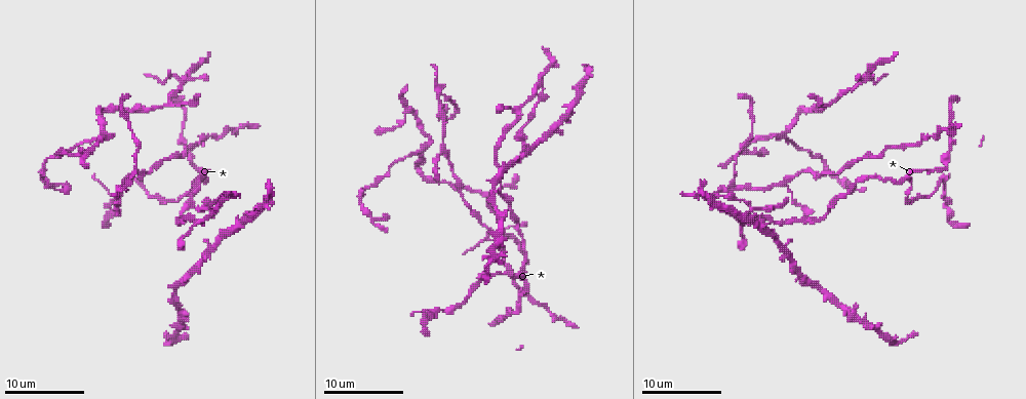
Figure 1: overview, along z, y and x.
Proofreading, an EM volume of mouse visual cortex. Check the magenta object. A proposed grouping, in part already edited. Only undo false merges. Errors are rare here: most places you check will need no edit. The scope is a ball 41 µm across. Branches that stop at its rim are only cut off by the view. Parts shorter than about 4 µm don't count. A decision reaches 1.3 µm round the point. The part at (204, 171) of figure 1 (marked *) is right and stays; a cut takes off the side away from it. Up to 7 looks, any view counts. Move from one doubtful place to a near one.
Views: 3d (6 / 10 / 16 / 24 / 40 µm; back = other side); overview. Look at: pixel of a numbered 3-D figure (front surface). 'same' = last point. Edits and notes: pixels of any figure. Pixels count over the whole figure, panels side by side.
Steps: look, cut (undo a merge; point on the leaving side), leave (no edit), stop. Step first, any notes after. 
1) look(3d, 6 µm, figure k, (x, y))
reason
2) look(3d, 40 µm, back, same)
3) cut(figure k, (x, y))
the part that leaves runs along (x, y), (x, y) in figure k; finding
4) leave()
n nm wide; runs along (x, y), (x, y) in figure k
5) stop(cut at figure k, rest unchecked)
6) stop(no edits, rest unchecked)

look(3d, 10 µm, figure 1, (864, 79))
four or more arms meet

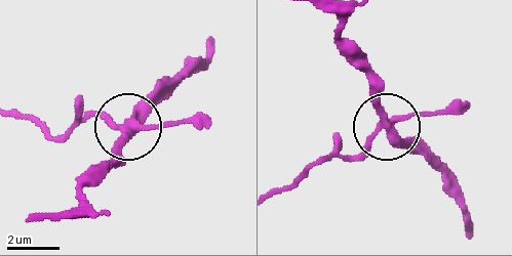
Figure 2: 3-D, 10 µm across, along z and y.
leave()
continuous, no second neuron

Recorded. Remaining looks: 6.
look(3d, 10 µm, figure 1, (143, 183))
thick turns thin

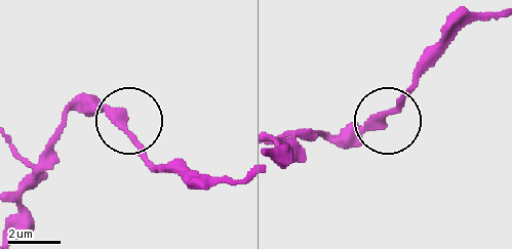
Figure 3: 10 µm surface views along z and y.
leave()
runs along (239, 181), (220, 183), (158, 168), (127, 126), (76, 99) in figure 3; one neuron here

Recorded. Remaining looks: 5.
look(3d, 16 µm, figure 1, (420, 151))
arms part here

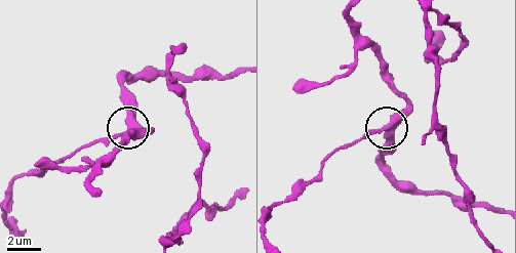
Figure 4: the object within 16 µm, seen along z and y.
leave()
3 arms; all the same neuron

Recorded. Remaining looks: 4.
look(3d, 16 µm, figure 1, (786, 185))
three-way junction

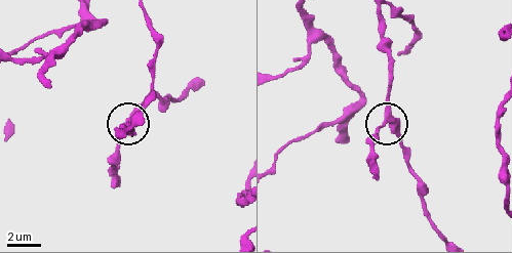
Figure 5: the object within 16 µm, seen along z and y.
leave()
3 arms; one neuron here

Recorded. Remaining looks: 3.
stop(no edits, rest unchecked)

